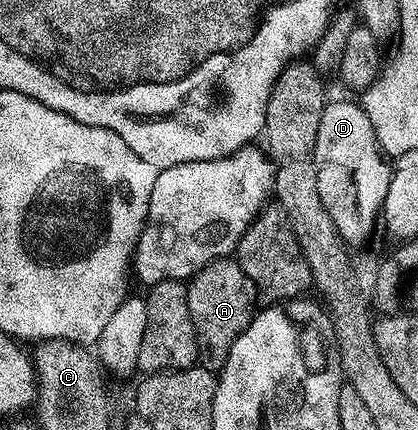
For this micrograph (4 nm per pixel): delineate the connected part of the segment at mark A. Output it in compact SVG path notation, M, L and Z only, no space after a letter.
M229 256L212 262L192 275L187 287L190 316L196 329L199 365L205 370L219 372L230 356L230 348L234 348L234 340L238 340L238 336L242 336L242 332L252 322L252 298L256 294L256 285L249 280L246 272L242 272L235 257Z

